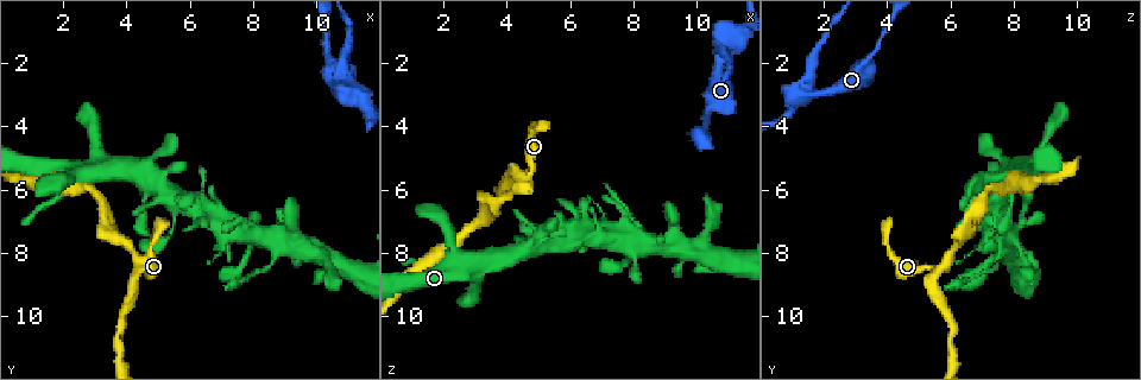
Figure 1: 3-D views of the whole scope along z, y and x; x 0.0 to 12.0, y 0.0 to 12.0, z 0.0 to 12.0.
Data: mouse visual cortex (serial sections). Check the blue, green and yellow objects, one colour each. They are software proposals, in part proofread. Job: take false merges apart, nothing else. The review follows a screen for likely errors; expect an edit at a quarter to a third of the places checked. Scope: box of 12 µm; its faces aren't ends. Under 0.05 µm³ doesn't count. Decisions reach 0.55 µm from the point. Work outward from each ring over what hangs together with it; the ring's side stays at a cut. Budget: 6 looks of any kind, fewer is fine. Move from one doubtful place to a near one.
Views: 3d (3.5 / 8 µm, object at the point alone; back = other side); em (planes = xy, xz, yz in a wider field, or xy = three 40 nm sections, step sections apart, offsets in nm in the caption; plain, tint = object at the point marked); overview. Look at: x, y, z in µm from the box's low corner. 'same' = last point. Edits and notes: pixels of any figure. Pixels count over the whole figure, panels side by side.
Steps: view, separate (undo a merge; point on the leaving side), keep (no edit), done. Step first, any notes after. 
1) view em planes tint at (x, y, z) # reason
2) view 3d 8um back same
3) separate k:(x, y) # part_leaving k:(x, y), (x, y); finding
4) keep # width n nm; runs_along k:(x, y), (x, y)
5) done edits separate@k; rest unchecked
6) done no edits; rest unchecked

view 3d 3.5um at (4.4, 8.5, 5.5) # abrupt turn

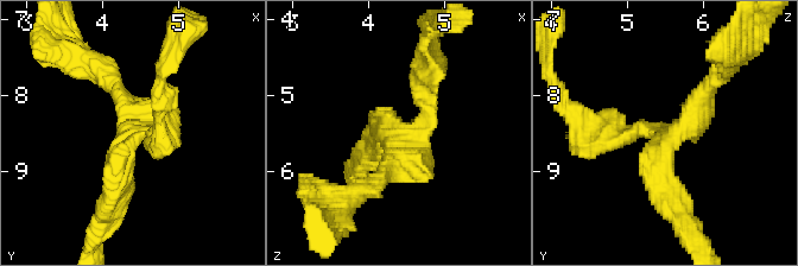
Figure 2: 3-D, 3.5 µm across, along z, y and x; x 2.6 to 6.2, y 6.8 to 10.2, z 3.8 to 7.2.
view em xy step 1 tint at (4.35, 8.50, 5.55)

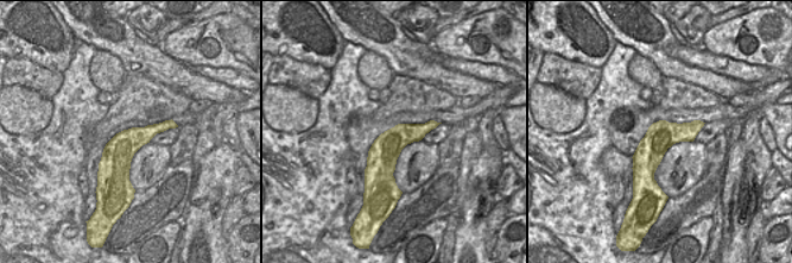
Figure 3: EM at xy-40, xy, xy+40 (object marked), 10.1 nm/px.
keep # width 300 nm; runs_along 2:(607, 131), (665, 131), (679, 203); continuous, no second cell

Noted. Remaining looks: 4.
view 3d 3.5um at (11.0, 2.9, 1.5) # three arms meet

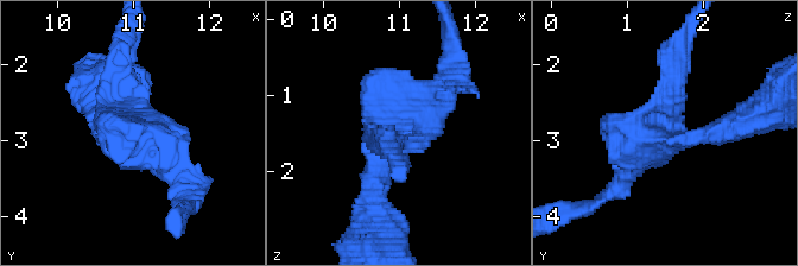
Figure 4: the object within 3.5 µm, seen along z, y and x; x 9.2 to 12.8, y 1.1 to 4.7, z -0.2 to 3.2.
view em xy step 1 tint at (11.00, 2.90, 1.45)

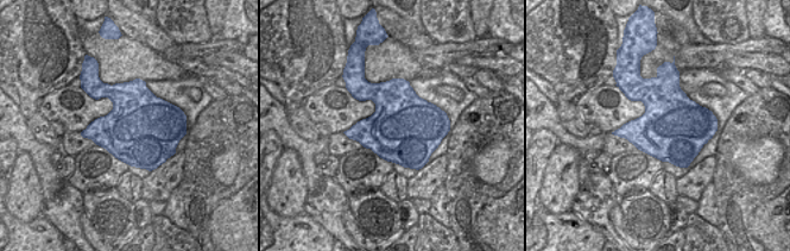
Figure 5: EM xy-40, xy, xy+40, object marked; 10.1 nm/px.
keep # runs_along 4:(726, 130), (658, 130), (677, 63); one cell here

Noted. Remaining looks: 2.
view 3d 3.5um at (10.3, 1.7, 3.5) # sudden change in width

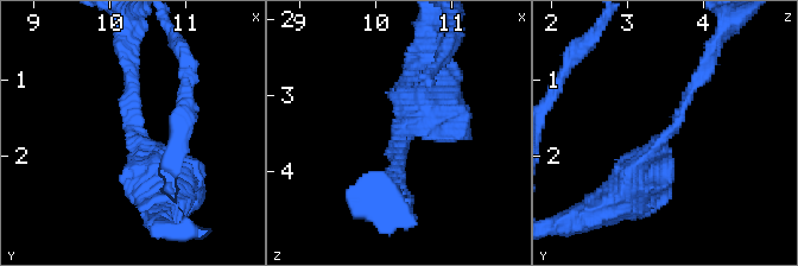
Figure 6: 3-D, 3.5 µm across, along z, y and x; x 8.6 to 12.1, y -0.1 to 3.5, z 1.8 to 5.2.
view em xy step 2 tint at (10.25, 1.65, 3.60) # arm_widths 200, 450 nm

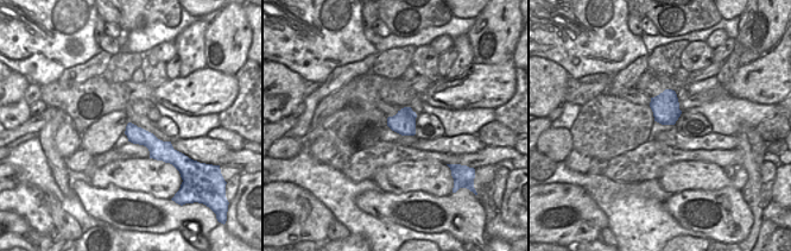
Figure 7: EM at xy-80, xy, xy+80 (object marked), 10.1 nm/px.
keep # runs_along 6:(616, 195), (677, 122), (710, 59); one cell here

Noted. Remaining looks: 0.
done no edits; rest unchecked

